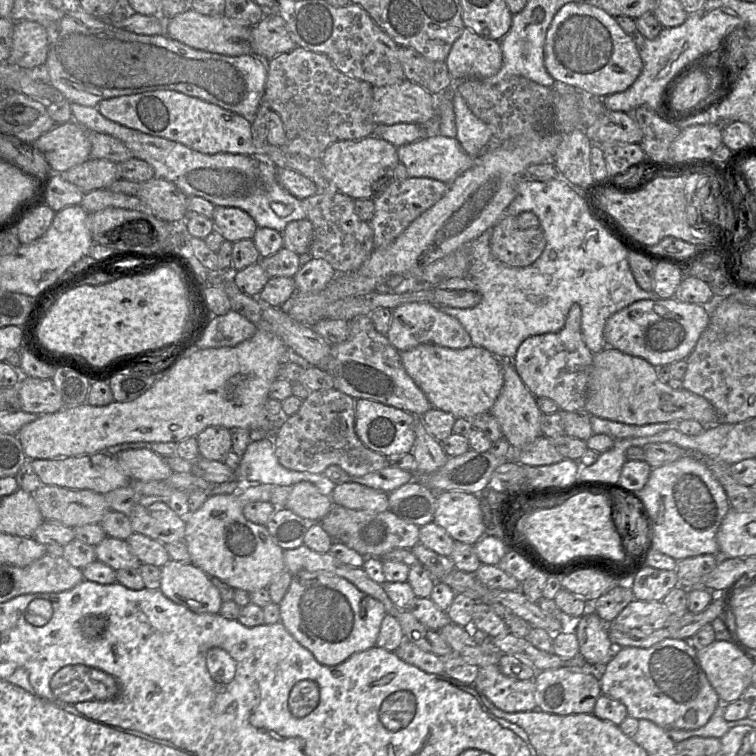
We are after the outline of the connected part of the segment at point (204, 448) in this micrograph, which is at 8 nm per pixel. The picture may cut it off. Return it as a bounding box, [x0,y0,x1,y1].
[196,426,232,461]

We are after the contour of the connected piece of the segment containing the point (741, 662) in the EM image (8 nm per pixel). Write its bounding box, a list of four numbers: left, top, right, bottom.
[696,640,754,704]

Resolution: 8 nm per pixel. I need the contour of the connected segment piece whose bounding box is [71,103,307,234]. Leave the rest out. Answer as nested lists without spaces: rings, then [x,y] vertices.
[[[71,103],[71,111],[73,121],[88,131],[121,140],[134,158],[147,162],[153,168],[156,178],[174,183],[188,197],[201,197],[215,206],[240,208],[254,219],[259,228],[271,228],[281,234],[290,222],[307,219],[302,200],[278,183],[277,167],[266,158],[232,153],[204,154],[181,143],[115,123],[105,118],[97,107]]]

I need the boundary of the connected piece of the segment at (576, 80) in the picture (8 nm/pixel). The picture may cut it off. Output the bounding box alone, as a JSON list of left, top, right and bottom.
[544,2,643,97]

